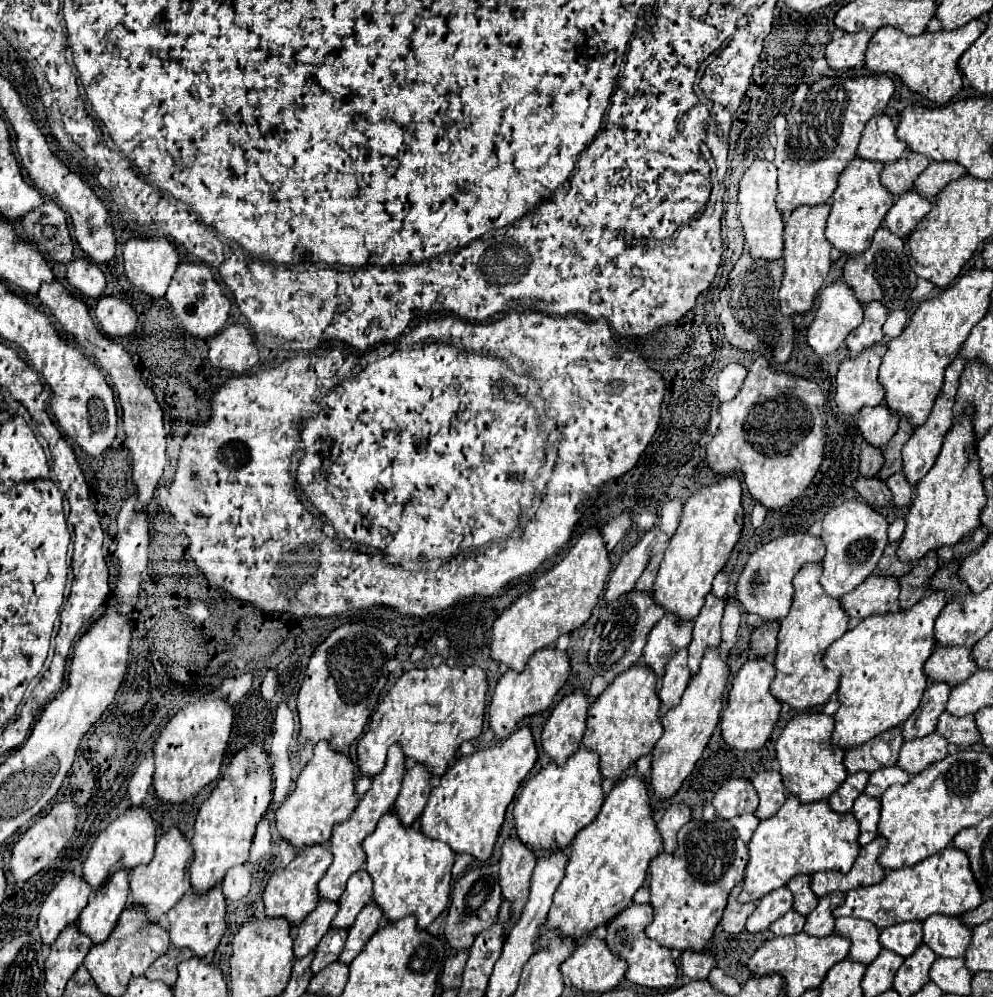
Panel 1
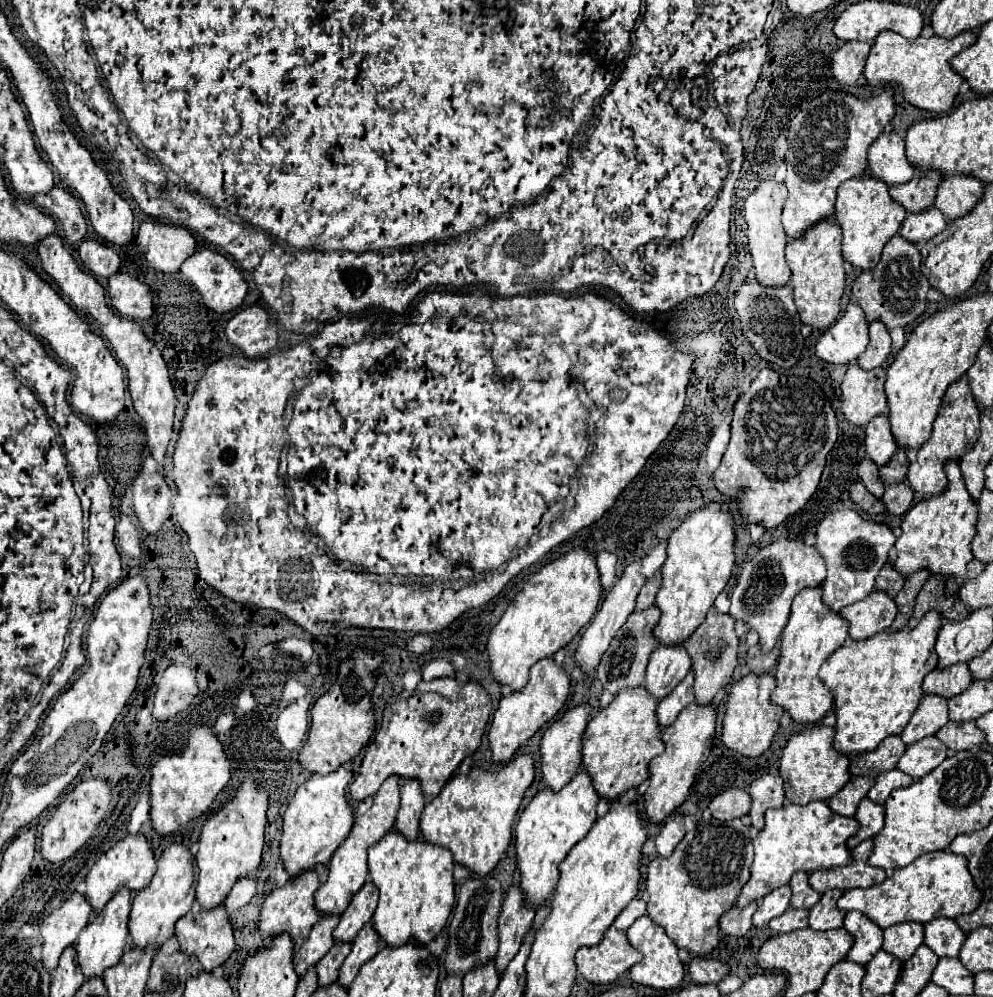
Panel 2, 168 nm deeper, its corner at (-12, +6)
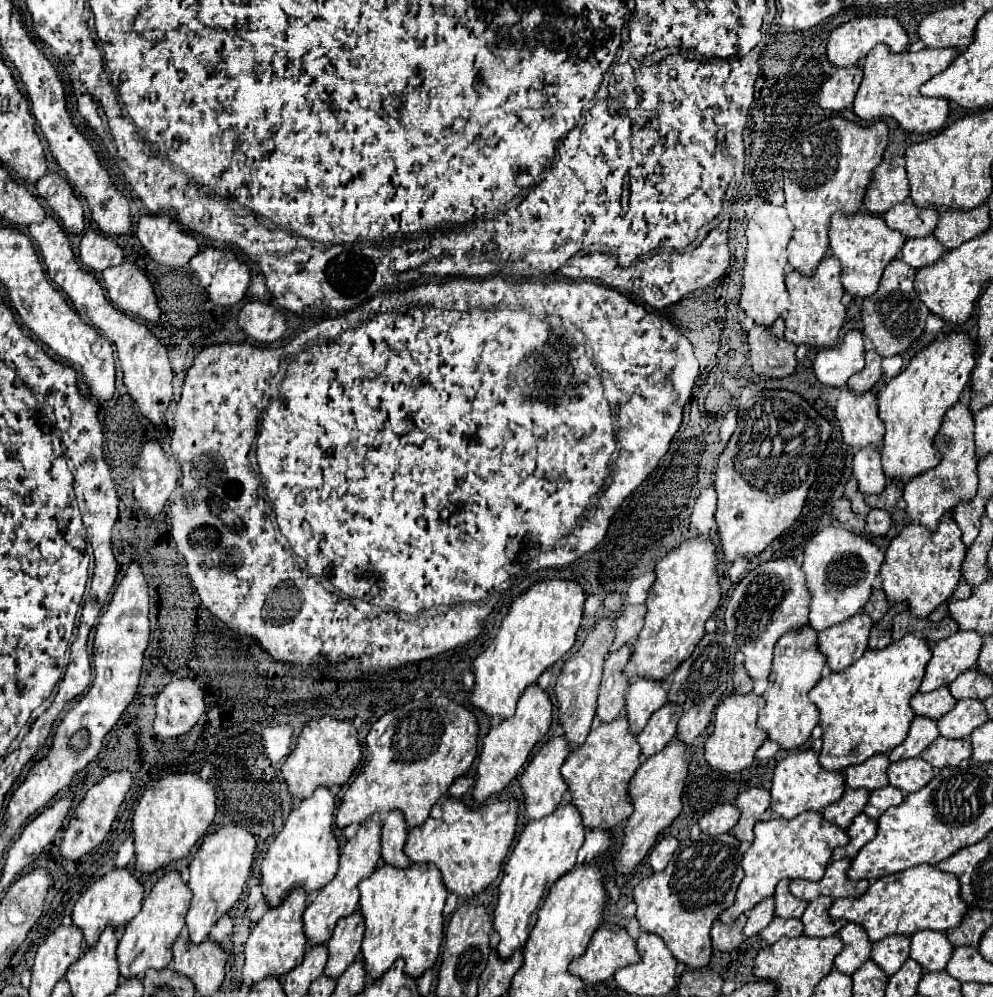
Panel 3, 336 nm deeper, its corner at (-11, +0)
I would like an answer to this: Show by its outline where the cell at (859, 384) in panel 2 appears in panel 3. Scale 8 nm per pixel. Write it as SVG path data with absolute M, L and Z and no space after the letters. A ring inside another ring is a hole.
M842 390L836 406L836 418L840 422L842 442L850 448L880 448L884 424L878 418L878 404L874 392L854 394Z

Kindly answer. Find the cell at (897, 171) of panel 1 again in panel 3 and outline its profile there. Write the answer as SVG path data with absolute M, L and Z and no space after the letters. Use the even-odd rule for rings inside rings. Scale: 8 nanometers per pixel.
M912 200L890 208L884 214L884 222L904 234L906 238L922 238L930 236L938 224L938 210L936 208L918 208Z

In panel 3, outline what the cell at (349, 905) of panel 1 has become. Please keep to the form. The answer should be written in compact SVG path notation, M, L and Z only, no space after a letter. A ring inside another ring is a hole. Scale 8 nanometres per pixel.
M356 910L352 916L342 918L336 924L332 938L326 944L328 964L324 968L324 976L336 980L360 956L362 938L364 938L364 918Z

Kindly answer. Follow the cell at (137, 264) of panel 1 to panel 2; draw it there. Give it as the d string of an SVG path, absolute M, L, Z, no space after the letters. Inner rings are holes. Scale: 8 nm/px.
M143 222L137 244L147 258L147 264L163 274L177 274L181 264L197 248L197 242L187 228L159 222Z

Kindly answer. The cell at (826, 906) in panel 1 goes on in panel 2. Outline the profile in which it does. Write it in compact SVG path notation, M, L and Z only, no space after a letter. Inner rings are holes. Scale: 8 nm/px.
M829 890L811 908L809 926L813 930L835 930L835 928L843 926L845 912L837 908L837 900L841 898L841 894L843 894L843 890Z

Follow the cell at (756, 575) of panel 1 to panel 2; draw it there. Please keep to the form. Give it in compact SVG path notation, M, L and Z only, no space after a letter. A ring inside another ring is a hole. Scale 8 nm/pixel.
M779 538L769 546L761 548L743 566L737 586L731 594L729 614L735 620L743 620L751 628L755 628L761 638L761 648L767 652L777 644L789 620L791 600L795 598L795 594L807 586L819 586L823 580L825 580L825 564L823 556L815 552L815 546L807 546L803 540L795 538Z

